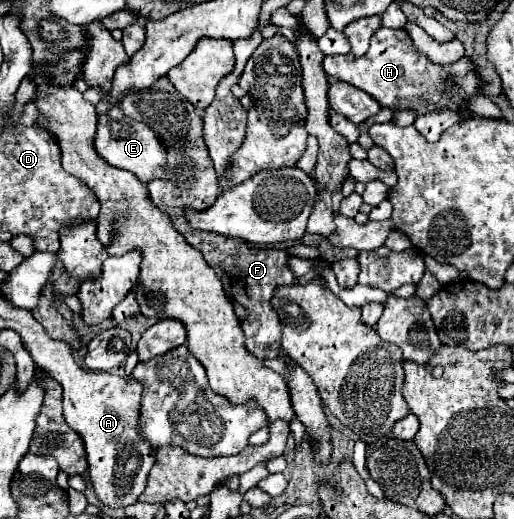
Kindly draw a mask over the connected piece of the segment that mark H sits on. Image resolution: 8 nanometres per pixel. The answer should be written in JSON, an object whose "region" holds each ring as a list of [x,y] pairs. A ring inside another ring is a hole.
{"region":[[[378,28],[372,36],[370,50],[362,58],[352,56],[326,56],[324,70],[328,76],[334,76],[342,82],[348,82],[366,94],[370,94],[382,108],[390,110],[414,110],[418,116],[434,110],[454,110],[462,114],[464,120],[472,118],[468,110],[468,100],[480,94],[484,80],[480,78],[472,58],[460,58],[452,64],[434,64],[426,54],[418,52],[412,44],[412,38],[406,30]],[[452,80],[452,84],[448,84]]]}

